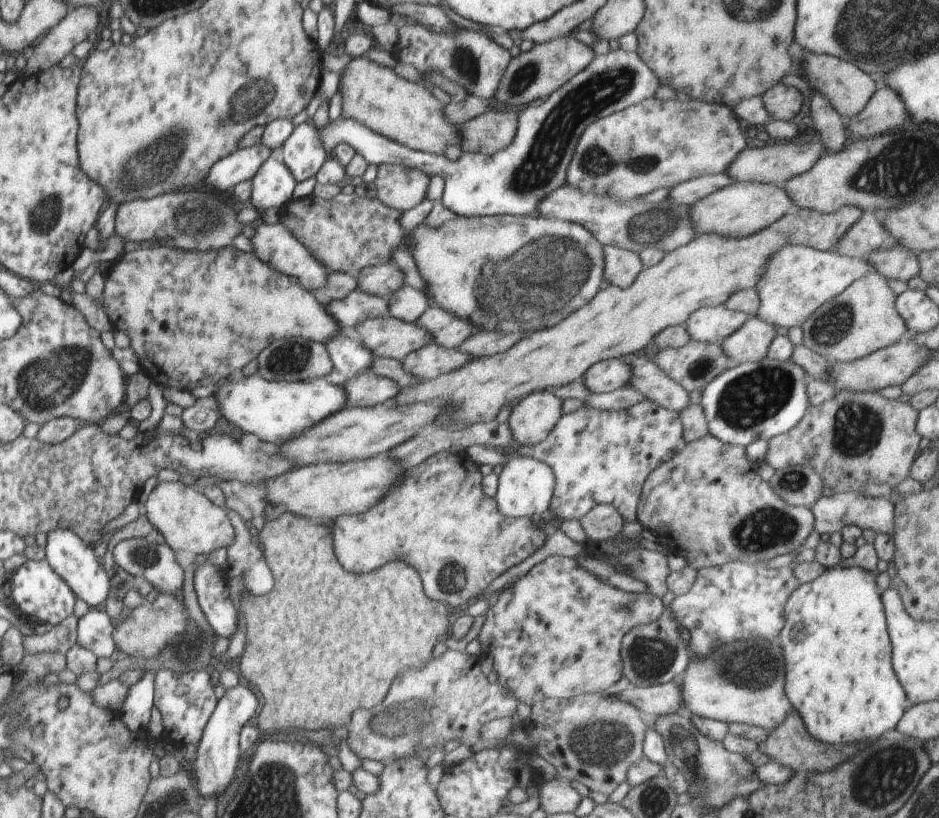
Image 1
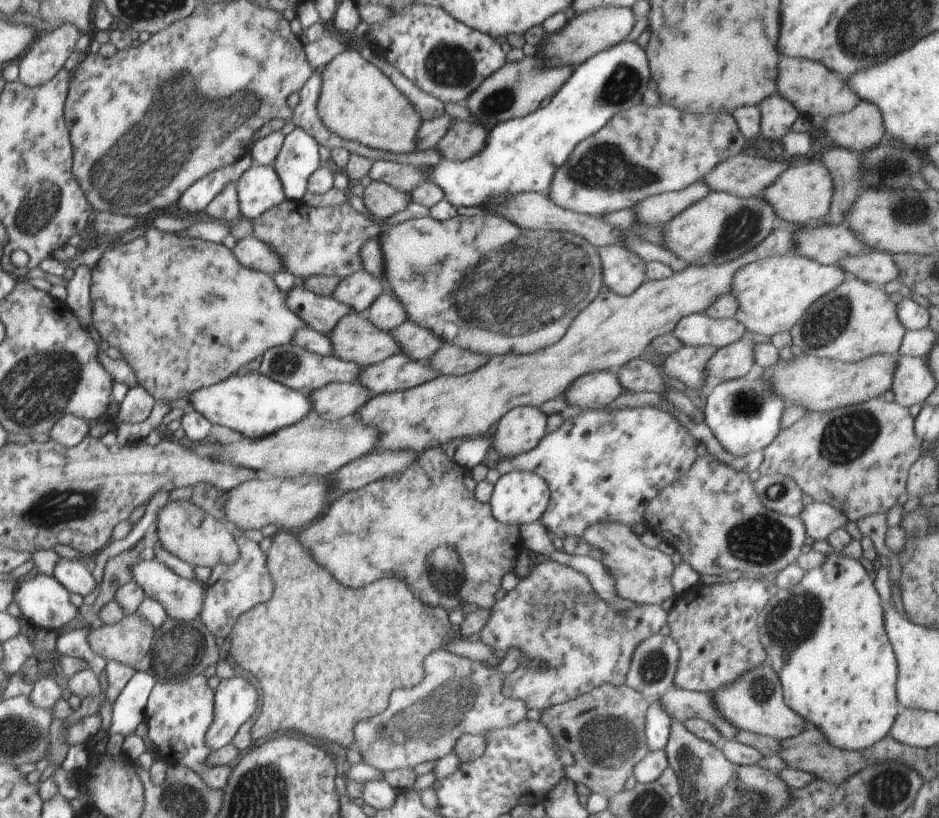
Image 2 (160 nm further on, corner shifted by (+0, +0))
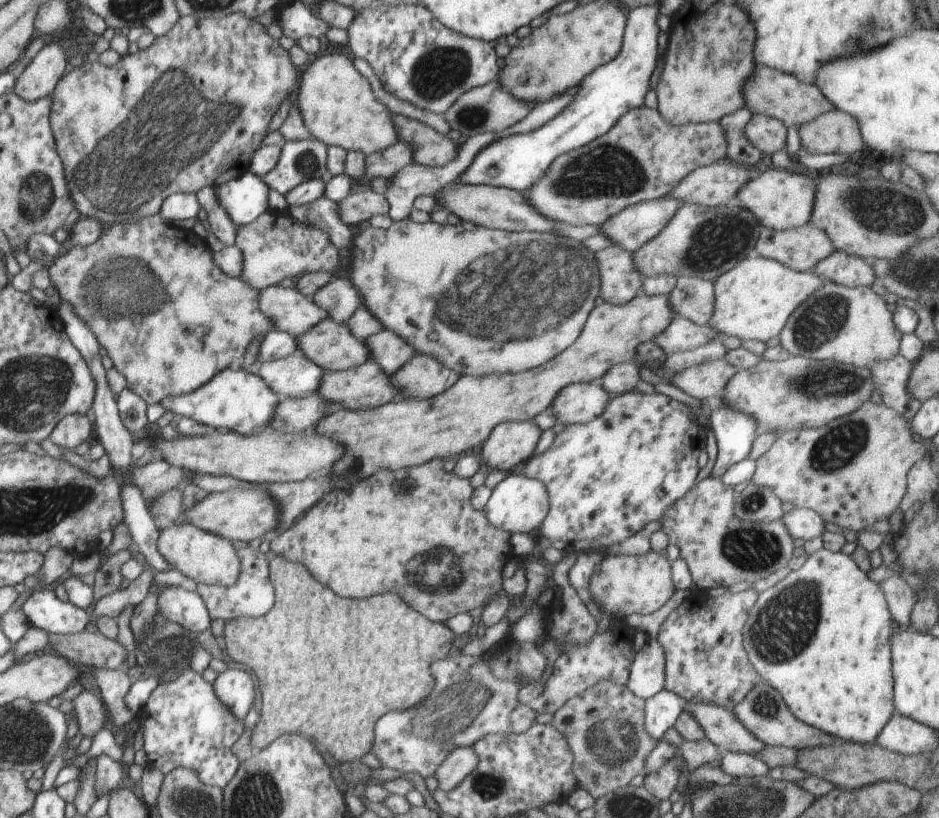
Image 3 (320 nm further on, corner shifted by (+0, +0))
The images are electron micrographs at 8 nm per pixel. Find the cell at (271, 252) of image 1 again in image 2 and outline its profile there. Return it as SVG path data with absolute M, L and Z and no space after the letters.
M248 236L238 240L232 248L236 260L251 270L267 273L274 276L278 272L284 272L284 264L280 260L280 252L274 252L264 240L258 240L256 236Z

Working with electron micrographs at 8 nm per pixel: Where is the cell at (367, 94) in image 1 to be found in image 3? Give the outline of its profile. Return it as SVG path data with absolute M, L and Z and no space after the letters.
M322 54L300 74L292 102L301 112L311 136L326 146L337 145L347 151L360 151L367 157L398 142L392 113L380 103L370 83L353 67L346 54Z

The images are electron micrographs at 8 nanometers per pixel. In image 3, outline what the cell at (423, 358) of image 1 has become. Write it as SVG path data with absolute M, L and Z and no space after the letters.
M370 359L349 370L326 371L326 374L322 376L317 394L320 394L324 400L335 402L335 407L366 410L366 408L377 408L397 400L401 393L400 388L396 388L396 384L392 384L392 375L382 372L380 366Z

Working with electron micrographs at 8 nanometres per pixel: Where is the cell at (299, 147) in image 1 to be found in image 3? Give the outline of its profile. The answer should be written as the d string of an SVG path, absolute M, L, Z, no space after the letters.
M314 137L286 141L277 165L261 178L262 182L281 198L303 182L321 179L327 171L327 147Z

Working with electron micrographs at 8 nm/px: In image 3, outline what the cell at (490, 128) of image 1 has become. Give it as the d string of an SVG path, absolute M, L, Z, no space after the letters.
M393 113L391 116L397 140L409 144L413 152L413 162L419 165L441 167L458 154L448 135L437 133L427 124Z

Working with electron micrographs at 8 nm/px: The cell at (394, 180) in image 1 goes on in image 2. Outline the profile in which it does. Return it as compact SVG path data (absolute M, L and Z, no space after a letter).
M380 180L372 181L364 190L364 206L372 215L388 219L398 211L404 211L411 201L412 192L400 192Z

